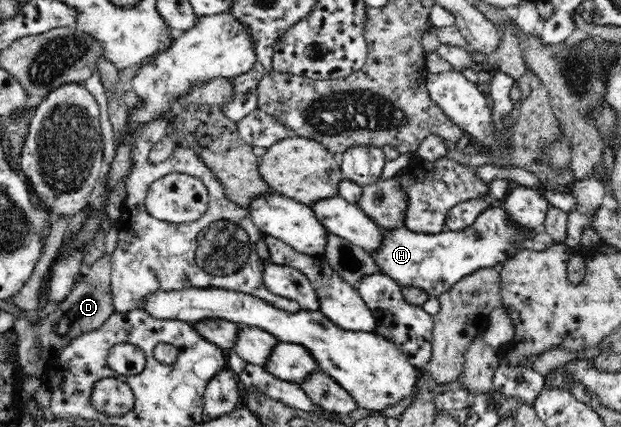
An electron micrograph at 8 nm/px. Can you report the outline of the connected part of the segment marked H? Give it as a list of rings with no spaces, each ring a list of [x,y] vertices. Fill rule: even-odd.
[[[496,205],[487,208],[485,212],[481,212],[471,226],[467,226],[460,231],[445,229],[439,234],[423,234],[413,232],[407,227],[393,228],[393,230],[385,229],[383,230],[381,248],[377,252],[371,252],[371,256],[375,259],[375,263],[379,265],[380,273],[393,278],[401,287],[419,288],[425,290],[430,297],[438,298],[441,294],[449,291],[453,284],[466,278],[469,274],[473,274],[476,270],[500,267],[509,256],[513,256],[519,250],[529,247],[533,237],[533,233],[529,229],[523,229],[509,219],[509,213],[505,211],[505,207]]]

